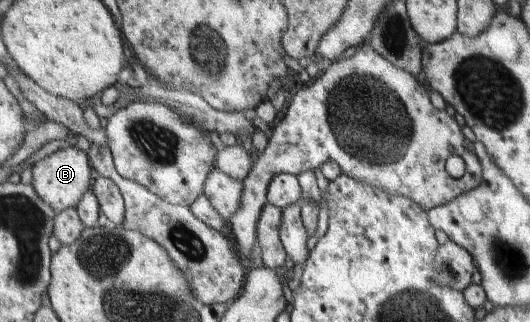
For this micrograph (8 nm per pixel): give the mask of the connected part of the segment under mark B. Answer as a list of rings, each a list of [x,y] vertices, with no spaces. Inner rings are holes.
[[[73,145],[32,163],[32,185],[35,192],[57,212],[69,208],[77,209],[83,195],[89,188],[93,188],[96,177],[88,153],[85,154]]]

